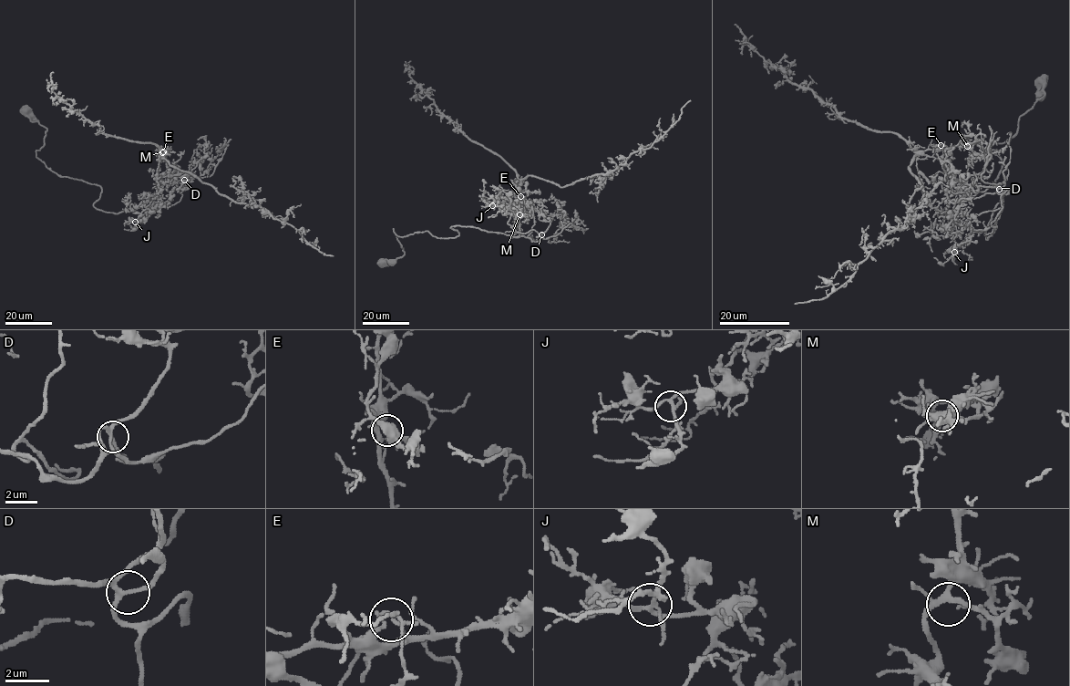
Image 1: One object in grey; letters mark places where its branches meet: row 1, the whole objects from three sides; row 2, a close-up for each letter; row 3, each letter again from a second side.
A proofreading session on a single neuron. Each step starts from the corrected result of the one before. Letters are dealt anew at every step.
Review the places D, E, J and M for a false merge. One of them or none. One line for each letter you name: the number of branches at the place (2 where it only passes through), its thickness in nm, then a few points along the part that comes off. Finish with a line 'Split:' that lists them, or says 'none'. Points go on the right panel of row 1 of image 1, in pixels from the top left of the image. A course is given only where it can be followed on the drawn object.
E: 4 branches meet; 120 nm thick; foreign part runs (941, 145), (917, 152), (910, 165), (926, 192), (906, 225), (891, 230), (844, 284), (823, 298), (795, 304)
Split: E

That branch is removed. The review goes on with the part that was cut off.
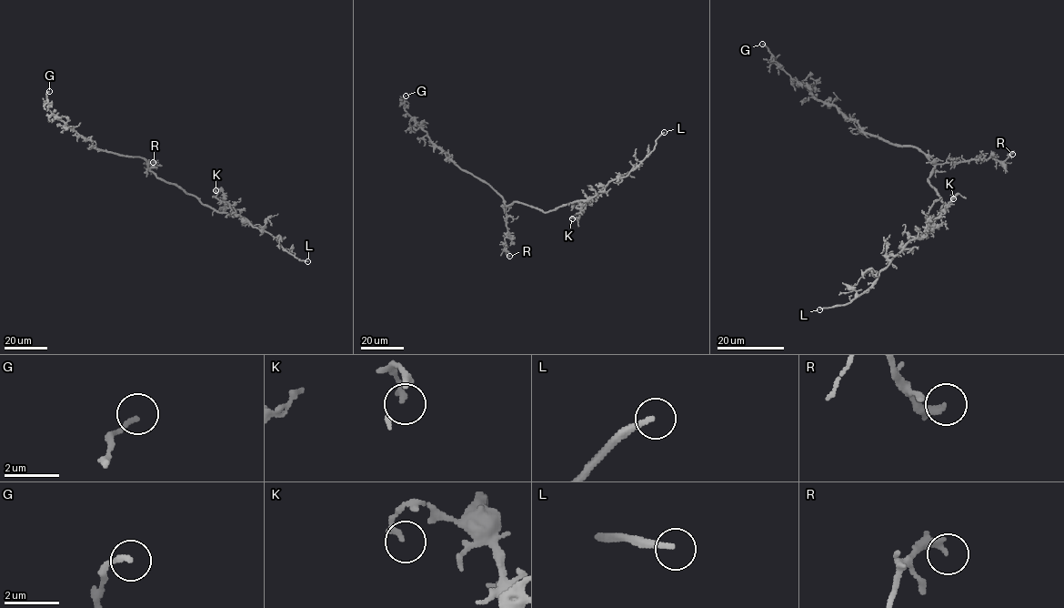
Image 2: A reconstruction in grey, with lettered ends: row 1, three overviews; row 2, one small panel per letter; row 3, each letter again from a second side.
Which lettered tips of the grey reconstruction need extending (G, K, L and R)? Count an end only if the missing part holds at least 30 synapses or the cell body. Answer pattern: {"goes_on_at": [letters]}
{"goes_on_at": ["L"]}

